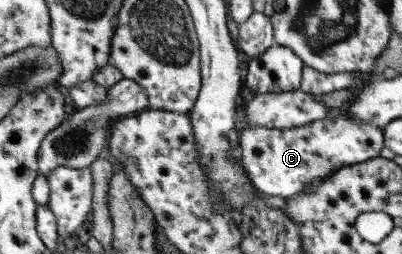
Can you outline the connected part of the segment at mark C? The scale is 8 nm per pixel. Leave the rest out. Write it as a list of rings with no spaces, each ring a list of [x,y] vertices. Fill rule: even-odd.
[[[345,117],[321,120],[293,129],[269,129],[245,124],[240,132],[242,166],[253,185],[271,196],[290,199],[313,182],[320,182],[339,168],[360,165],[375,158],[383,148],[383,129],[371,123],[357,123]]]

